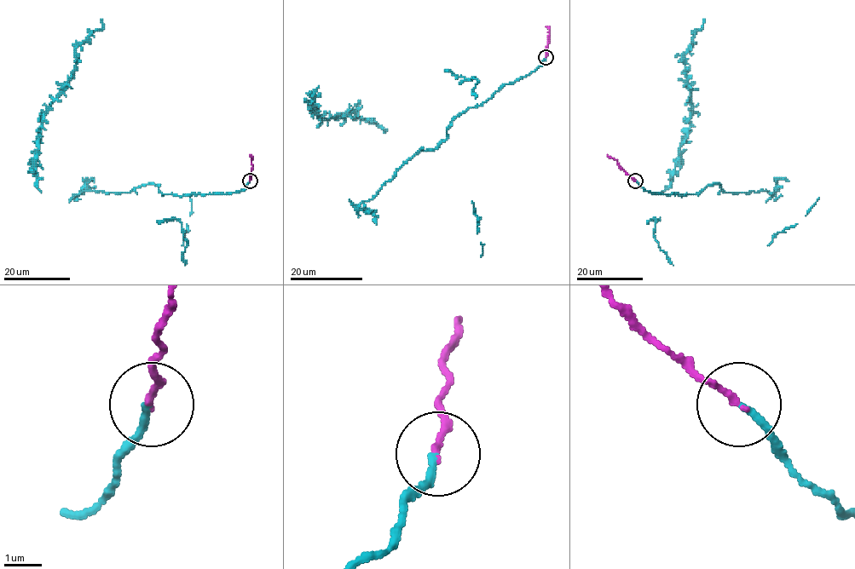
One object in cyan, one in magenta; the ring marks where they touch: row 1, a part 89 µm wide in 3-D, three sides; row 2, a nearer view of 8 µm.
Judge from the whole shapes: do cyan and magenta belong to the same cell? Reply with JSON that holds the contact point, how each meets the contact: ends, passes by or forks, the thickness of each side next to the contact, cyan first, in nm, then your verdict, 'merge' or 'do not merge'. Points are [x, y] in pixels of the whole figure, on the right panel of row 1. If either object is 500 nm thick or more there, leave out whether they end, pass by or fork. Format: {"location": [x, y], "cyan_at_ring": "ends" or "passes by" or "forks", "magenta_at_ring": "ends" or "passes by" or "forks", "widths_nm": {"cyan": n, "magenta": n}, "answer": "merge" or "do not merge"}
{"location": [635, 181], "cyan_at_ring": "ends", "magenta_at_ring": "ends", "widths_nm": {"cyan": 180, "magenta": 170}, "answer": "merge"}

